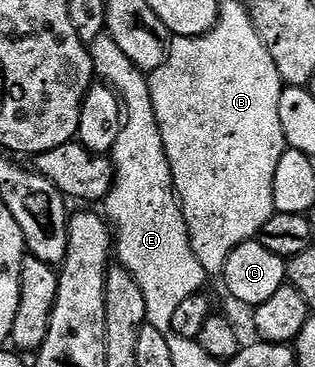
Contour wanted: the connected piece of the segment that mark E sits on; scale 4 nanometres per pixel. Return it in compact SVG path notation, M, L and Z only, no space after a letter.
M107 32L91 43L89 55L94 75L117 91L123 111L119 140L115 140L111 151L115 171L113 187L103 203L104 213L115 227L115 258L124 270L135 276L139 288L143 288L143 300L147 300L146 323L169 334L175 308L187 296L206 289L207 275L191 248L181 201L173 188L171 164L163 148L163 136L159 136L146 71L135 68Z

